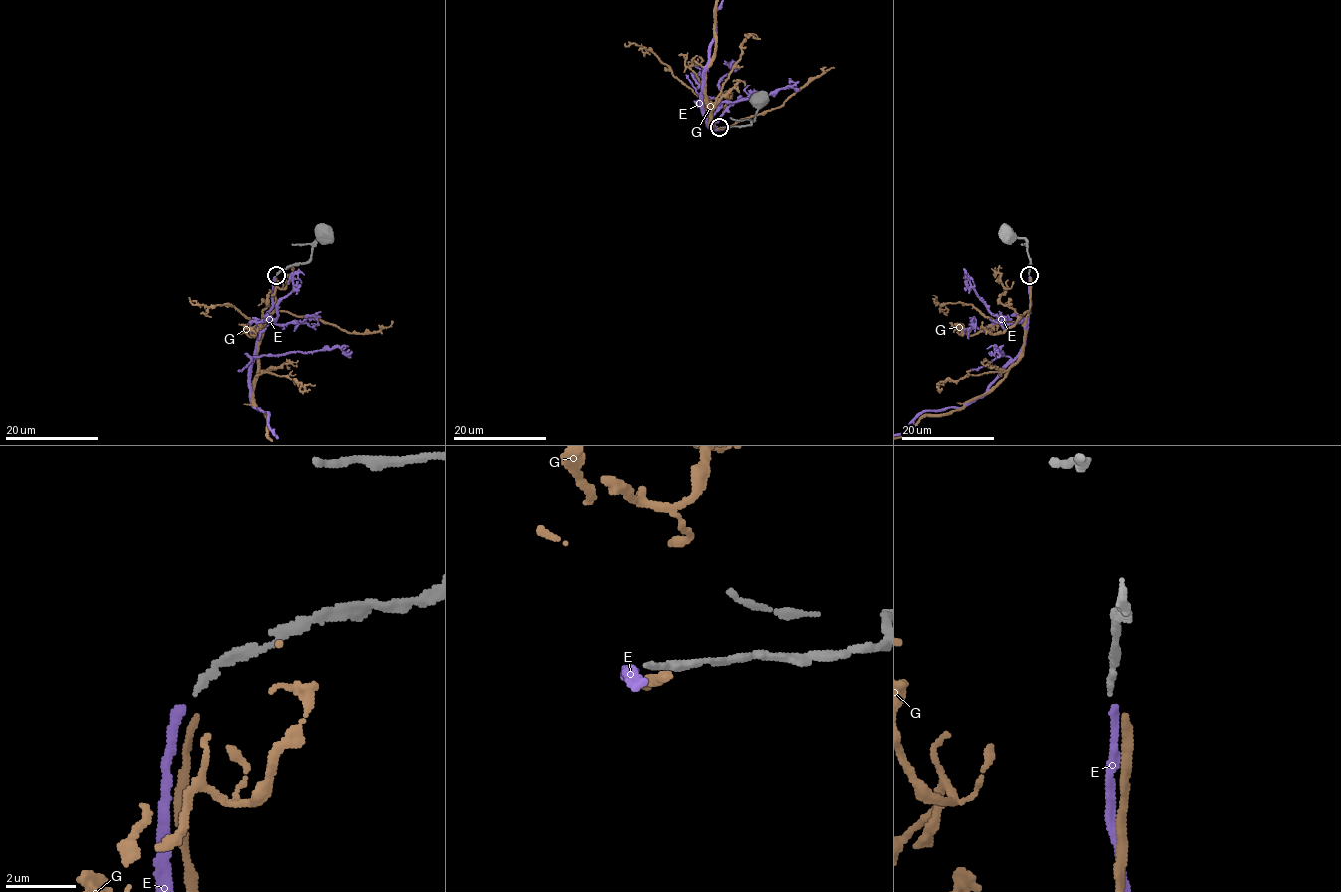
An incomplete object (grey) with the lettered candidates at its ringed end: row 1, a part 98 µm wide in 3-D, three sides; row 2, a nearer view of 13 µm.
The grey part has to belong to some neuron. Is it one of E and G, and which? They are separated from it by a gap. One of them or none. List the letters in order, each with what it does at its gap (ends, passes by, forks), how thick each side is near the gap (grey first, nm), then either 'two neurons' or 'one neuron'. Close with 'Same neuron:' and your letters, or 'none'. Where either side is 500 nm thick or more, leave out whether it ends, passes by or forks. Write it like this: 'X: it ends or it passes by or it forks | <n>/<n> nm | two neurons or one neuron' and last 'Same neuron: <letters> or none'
E: it ends | 180/220 nm | one neuron
G: it ends | 180/200 nm | two neurons
Same neuron: E

